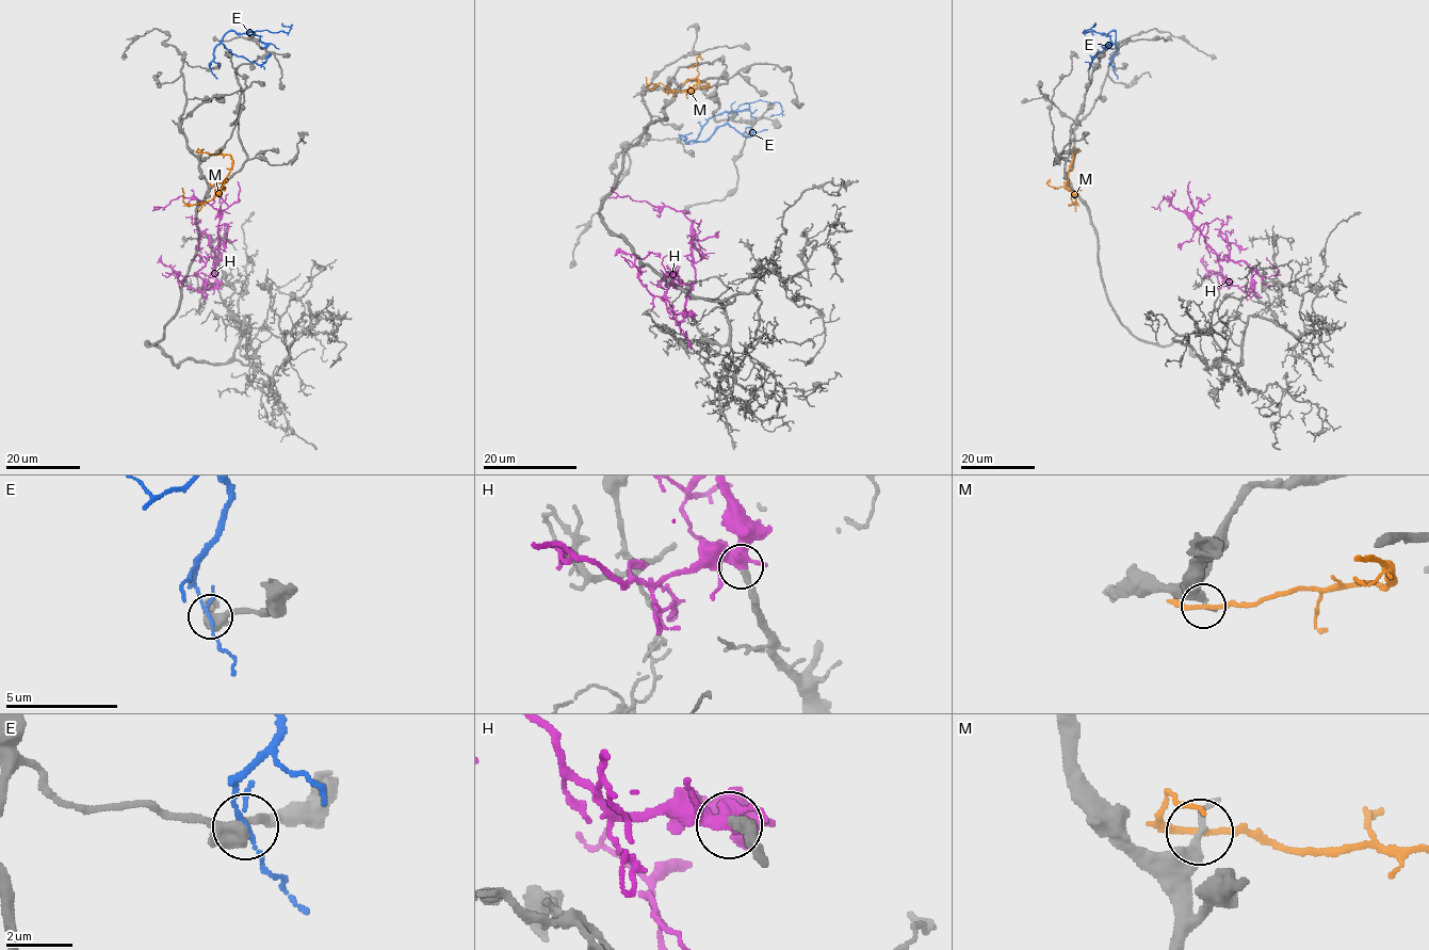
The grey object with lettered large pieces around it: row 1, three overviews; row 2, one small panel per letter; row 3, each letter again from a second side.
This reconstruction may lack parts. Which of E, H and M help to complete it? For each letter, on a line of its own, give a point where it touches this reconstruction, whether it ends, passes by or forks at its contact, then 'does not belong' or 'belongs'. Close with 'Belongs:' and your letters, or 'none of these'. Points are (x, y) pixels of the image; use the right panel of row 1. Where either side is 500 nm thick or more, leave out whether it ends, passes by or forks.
E: meets grey at (1114, 68); it forks there; does not belong
H: meets grey at (1253, 289); it forks there; belongs
M: meets grey at (1076, 153); it passes by; does not belong
Belongs: H

